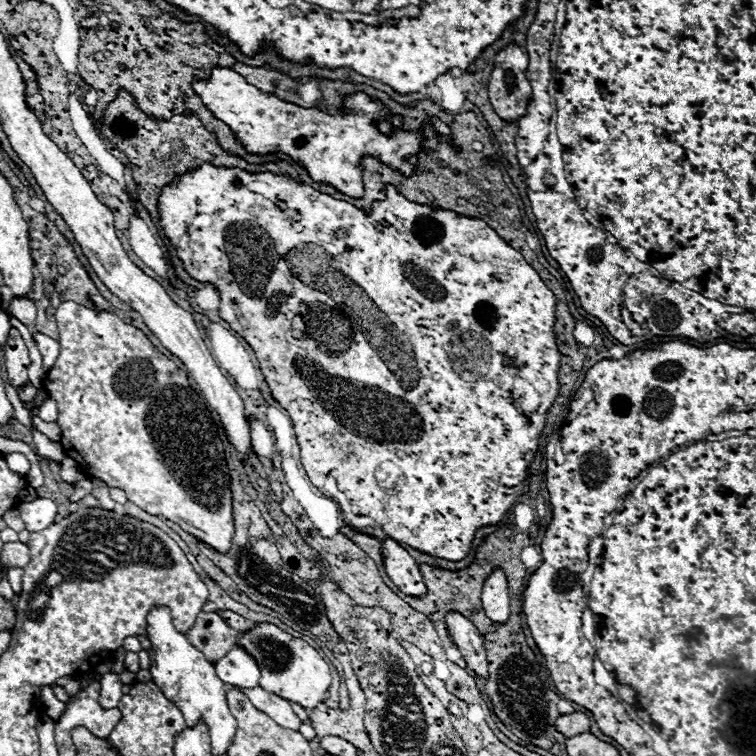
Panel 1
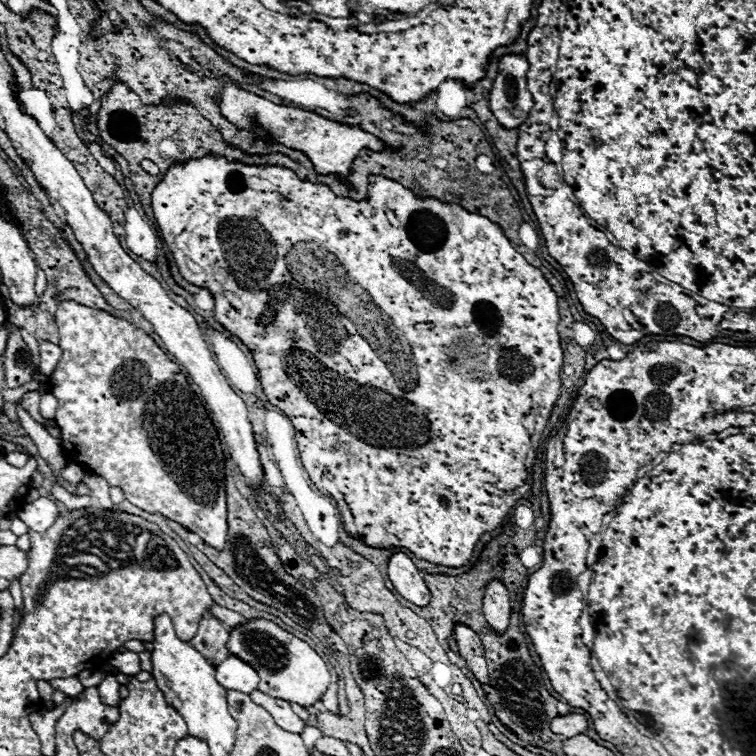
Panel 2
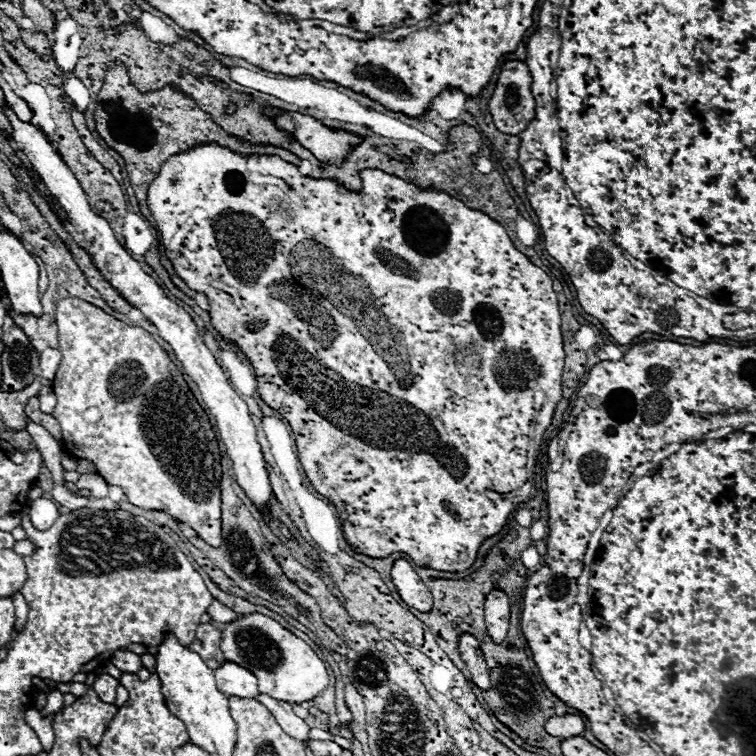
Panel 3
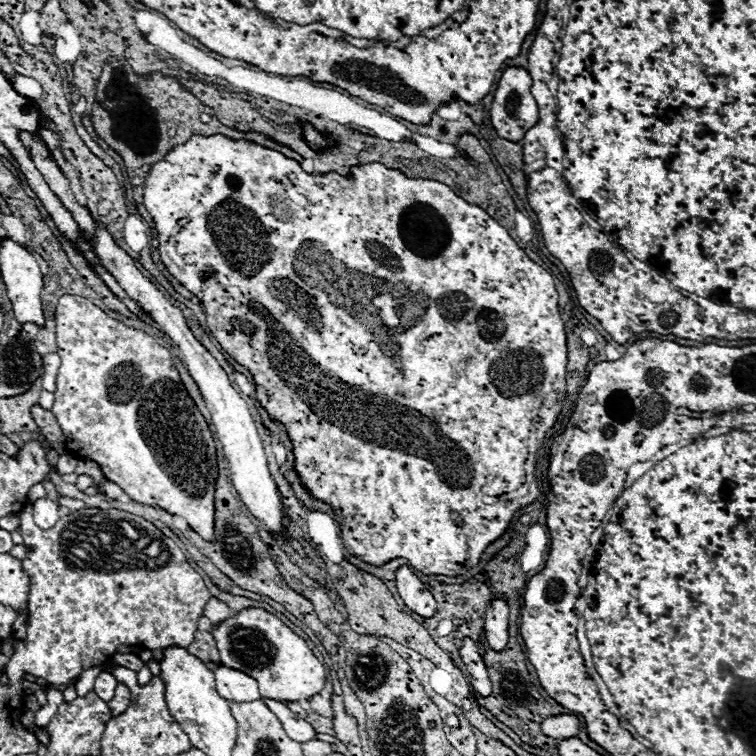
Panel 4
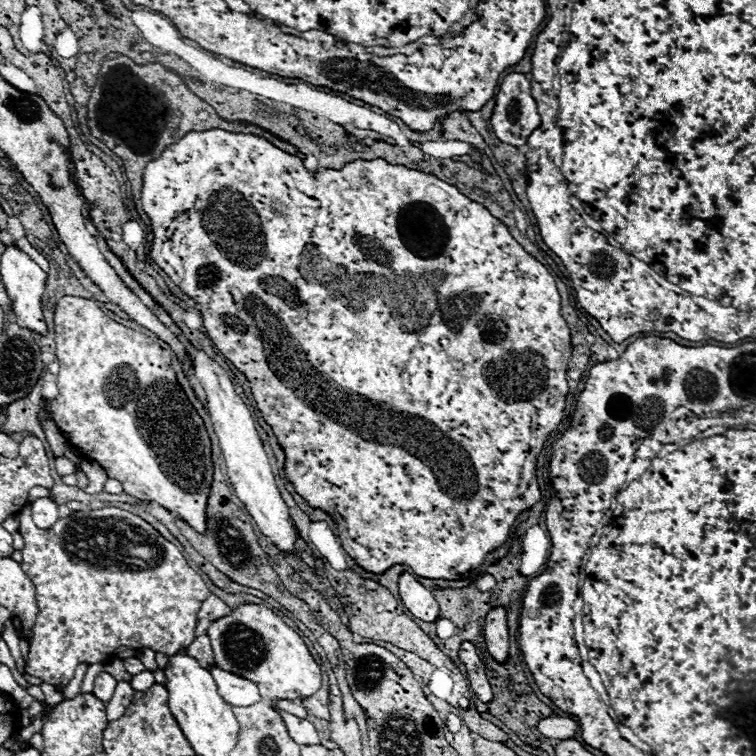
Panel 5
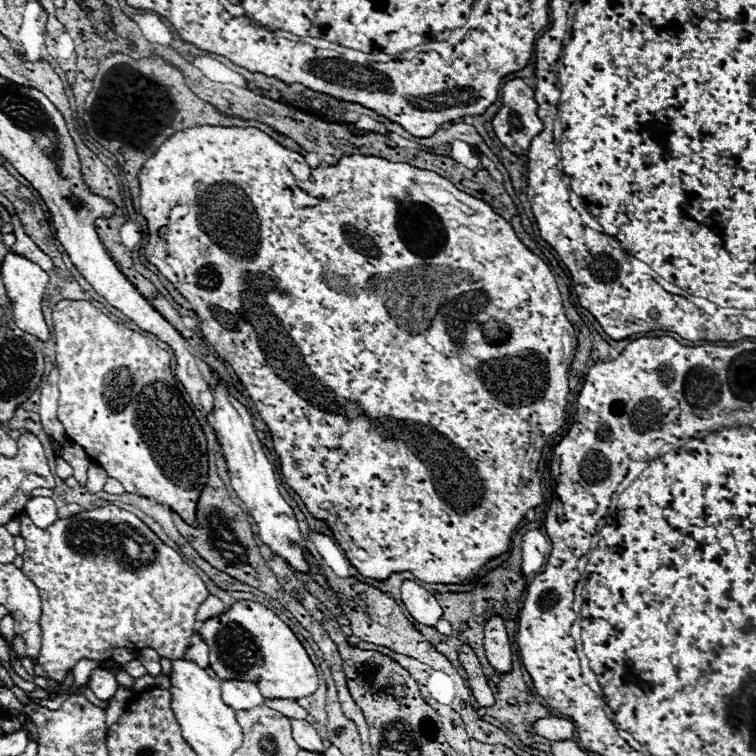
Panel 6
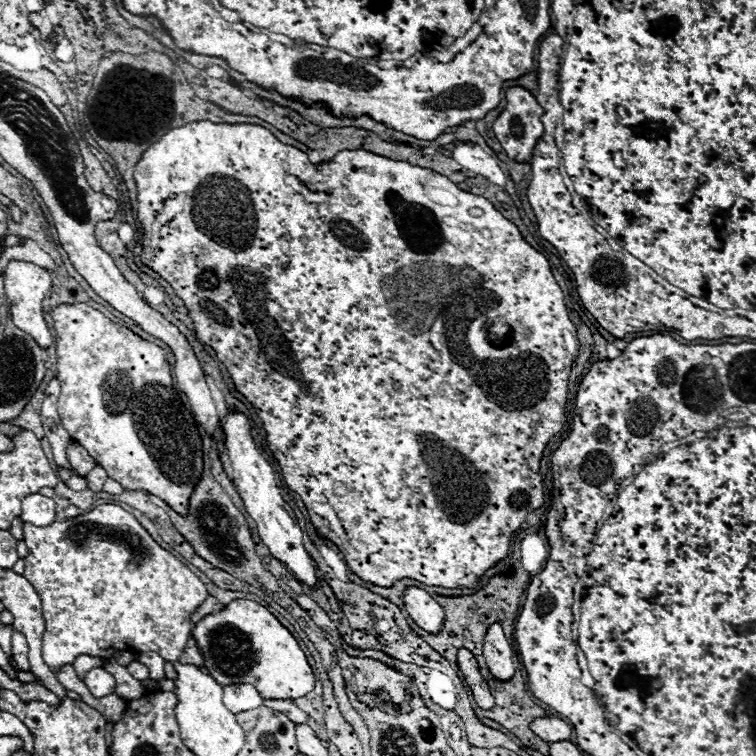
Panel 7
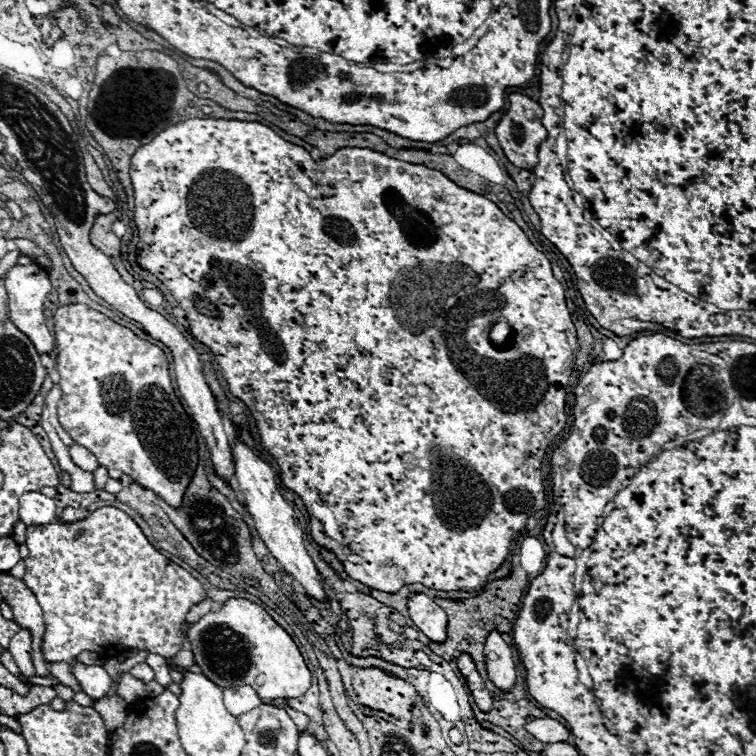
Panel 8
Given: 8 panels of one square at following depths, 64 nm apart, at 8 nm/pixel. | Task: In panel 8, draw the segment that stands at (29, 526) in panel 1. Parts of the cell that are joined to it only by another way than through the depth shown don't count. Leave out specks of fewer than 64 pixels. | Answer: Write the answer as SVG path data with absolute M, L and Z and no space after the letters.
M26 492L20 496L20 522L28 526L50 524L56 518L56 504L40 492Z

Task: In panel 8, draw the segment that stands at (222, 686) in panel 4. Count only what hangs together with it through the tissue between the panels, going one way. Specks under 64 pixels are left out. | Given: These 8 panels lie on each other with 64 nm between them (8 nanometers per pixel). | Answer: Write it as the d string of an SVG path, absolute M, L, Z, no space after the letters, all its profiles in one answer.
M234 686L234 688L224 688L224 704L228 712L234 716L240 716L252 708L256 708L262 700L258 698L256 690L252 686Z

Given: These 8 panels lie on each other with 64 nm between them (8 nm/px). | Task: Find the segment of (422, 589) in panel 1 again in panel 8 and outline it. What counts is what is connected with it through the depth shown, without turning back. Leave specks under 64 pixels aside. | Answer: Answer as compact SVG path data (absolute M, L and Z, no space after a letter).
M412 594L408 598L408 612L414 624L432 640L446 638L446 614L444 610L434 604L426 594Z

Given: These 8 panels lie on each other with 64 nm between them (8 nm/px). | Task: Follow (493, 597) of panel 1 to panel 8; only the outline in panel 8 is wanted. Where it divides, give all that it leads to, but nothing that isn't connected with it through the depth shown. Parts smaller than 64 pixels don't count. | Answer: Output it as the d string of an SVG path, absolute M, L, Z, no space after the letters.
M492 630L484 642L484 656L486 656L486 668L490 680L502 688L512 688L516 680L516 666L512 660L512 648L504 642L500 632Z

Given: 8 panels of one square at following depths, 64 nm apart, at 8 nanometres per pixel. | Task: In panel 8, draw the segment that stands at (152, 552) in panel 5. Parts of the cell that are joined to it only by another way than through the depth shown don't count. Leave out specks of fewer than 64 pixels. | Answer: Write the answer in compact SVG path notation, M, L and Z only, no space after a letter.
M104 506L104 508L94 510L88 518L82 518L82 520L76 520L76 522L64 522L64 524L54 522L54 524L46 524L46 526L40 526L40 528L26 526L26 546L30 550L30 556L24 558L24 562L26 562L24 582L28 584L28 588L32 588L32 592L36 592L38 602L40 602L42 612L44 612L46 634L44 634L42 654L44 654L46 662L70 662L80 652L96 652L96 654L103 657L106 655L113 656L127 648L146 650L146 652L160 654L162 658L174 658L182 650L182 644L186 640L186 632L182 630L182 624L186 624L188 610L206 598L206 590L202 588L202 584L190 572L186 572L182 566L170 562L164 554L160 554L148 542L148 538L140 530L140 526L126 512L122 512L114 506Z

